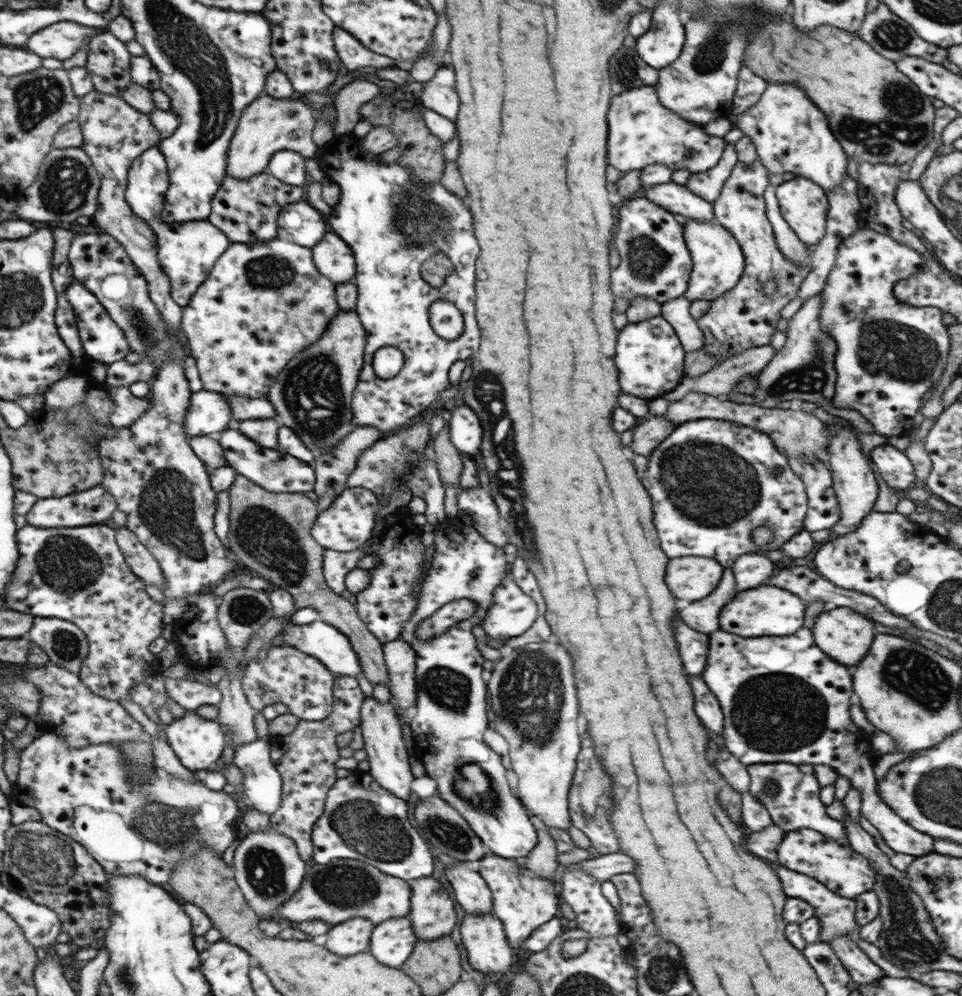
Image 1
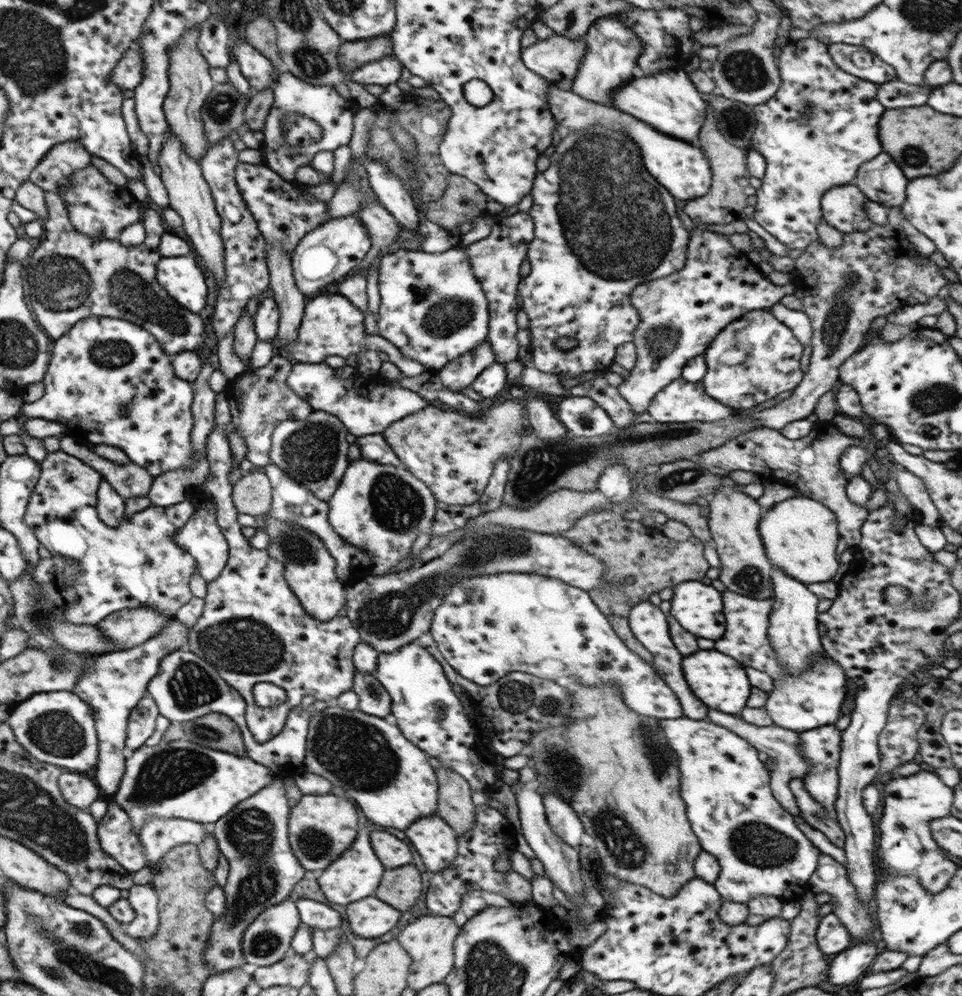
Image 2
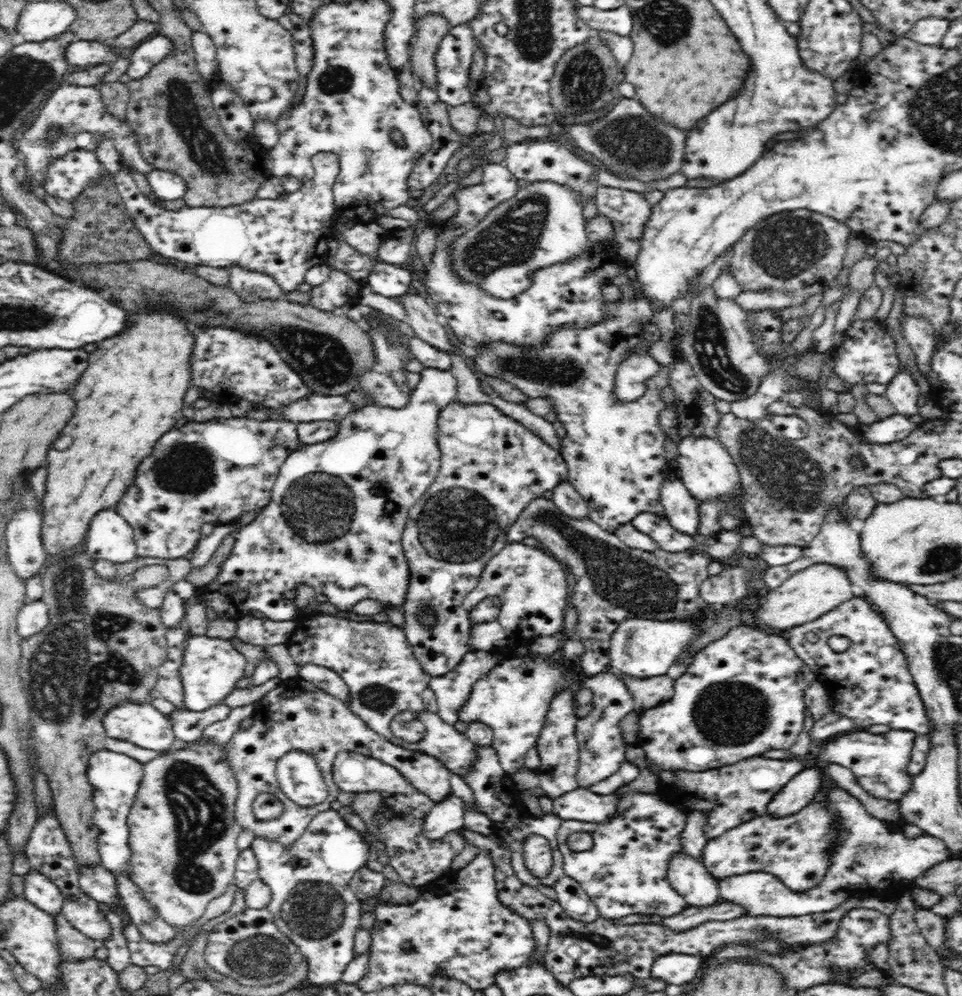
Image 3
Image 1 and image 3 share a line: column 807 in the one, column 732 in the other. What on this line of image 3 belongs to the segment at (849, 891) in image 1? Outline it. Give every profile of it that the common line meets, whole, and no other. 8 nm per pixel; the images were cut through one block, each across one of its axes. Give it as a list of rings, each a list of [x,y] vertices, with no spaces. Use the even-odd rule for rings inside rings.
[[[811,802],[800,812],[788,816],[776,817],[768,812],[724,832],[723,836],[709,840],[704,848],[703,866],[712,877],[722,881],[732,876],[764,872],[780,880],[796,892],[810,890],[828,873],[831,858],[830,852],[837,844],[836,813],[823,802]]]

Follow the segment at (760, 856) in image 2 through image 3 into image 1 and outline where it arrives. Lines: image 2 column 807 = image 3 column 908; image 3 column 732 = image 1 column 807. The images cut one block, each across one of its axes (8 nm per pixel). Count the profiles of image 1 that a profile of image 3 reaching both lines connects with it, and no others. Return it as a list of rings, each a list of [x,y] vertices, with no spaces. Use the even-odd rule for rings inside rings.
[[[778,864],[776,867],[774,872],[780,881],[783,894],[788,898],[807,902],[807,905],[813,908],[814,918],[817,919],[820,924],[820,931],[818,934],[819,941],[827,943],[832,938],[836,938],[836,936],[848,936],[863,951],[863,954],[879,967],[879,970],[883,972],[885,977],[909,978],[907,971],[903,971],[903,968],[900,968],[899,964],[885,960],[881,956],[881,951],[874,944],[863,940],[858,935],[859,926],[854,919],[855,902],[853,900],[841,898],[841,896],[831,892],[825,885],[819,884],[817,880],[813,880],[809,878],[809,876],[787,870],[787,868]]]

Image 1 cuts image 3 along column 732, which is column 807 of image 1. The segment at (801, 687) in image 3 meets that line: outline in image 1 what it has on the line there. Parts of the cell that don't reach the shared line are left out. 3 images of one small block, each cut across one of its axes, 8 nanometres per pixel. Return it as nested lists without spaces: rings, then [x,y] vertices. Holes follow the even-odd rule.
[[[801,628],[791,636],[759,636],[745,640],[729,632],[717,630],[709,636],[709,650],[702,672],[705,686],[717,699],[723,715],[722,737],[724,748],[740,763],[748,766],[753,763],[823,764],[829,766],[839,776],[850,782],[850,788],[860,792],[860,815],[865,817],[879,832],[885,846],[893,852],[921,857],[933,853],[933,839],[911,828],[893,809],[890,809],[878,795],[877,782],[871,771],[872,751],[857,754],[857,744],[868,742],[861,738],[865,734],[853,724],[849,714],[852,693],[851,670],[829,658],[814,644],[811,632]]]

